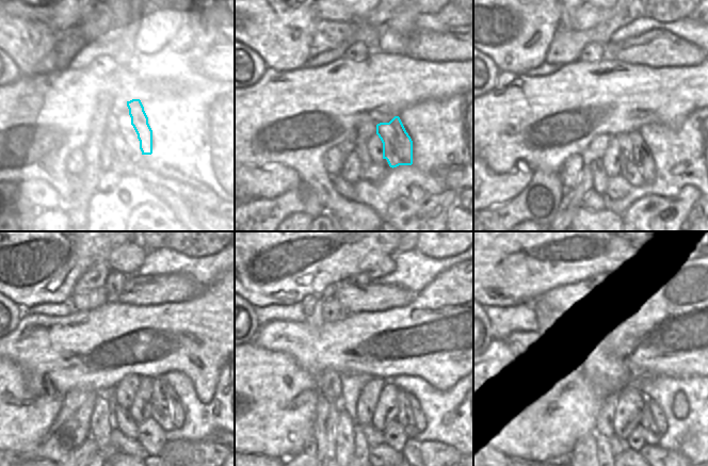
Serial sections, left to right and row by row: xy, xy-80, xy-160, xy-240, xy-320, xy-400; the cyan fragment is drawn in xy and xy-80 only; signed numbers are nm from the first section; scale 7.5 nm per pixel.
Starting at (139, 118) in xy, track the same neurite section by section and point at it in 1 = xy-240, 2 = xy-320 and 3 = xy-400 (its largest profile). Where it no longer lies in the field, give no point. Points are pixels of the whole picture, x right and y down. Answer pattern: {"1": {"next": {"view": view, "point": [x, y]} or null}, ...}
{"1": {"next": {"view": "xy-240", "point": [174, 403]}}, "2": {"next": {"view": "xy-320", "point": [418, 416]}}, "3": {"next": {"view": "xy-400", "point": [657, 413]}}}

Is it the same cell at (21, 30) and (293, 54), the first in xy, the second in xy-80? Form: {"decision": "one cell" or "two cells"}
{"decision": "one cell"}

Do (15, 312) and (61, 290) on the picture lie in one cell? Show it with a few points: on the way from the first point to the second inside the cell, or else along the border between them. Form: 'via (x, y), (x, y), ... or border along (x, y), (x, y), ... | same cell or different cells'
border along (11, 299), (23, 308) | different cells

